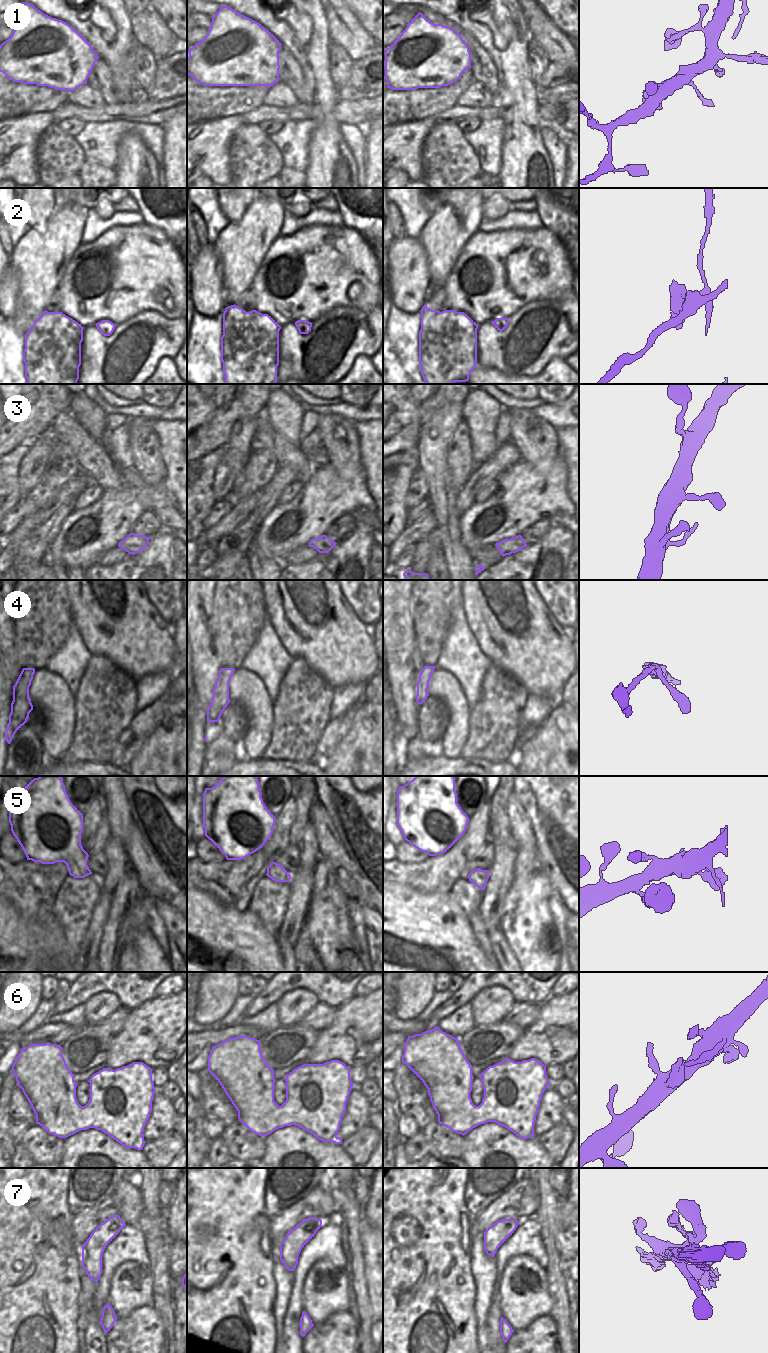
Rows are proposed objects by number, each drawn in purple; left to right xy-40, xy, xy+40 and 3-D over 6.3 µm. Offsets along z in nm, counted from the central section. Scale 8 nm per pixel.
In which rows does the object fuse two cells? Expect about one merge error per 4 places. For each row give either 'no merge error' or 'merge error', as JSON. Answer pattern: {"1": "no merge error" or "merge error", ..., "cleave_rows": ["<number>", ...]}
{"1": "no merge error", "2": "merge error", "3": "no merge error", "4": "no merge error", "5": "no merge error", "6": "no merge error", "7": "merge error", "cleave_rows": ["2", "7"]}

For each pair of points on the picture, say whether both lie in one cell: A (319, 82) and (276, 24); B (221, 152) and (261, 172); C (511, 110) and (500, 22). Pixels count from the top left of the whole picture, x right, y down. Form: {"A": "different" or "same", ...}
{"A": "same", "B": "different", "C": "same"}

